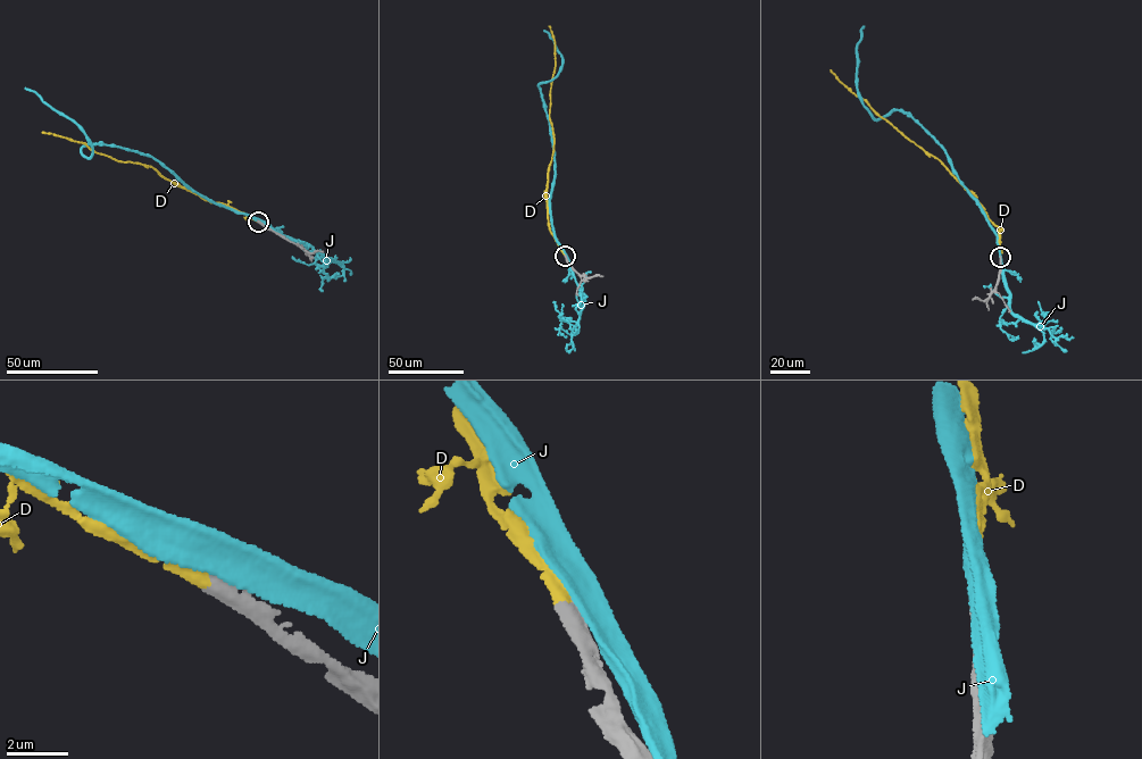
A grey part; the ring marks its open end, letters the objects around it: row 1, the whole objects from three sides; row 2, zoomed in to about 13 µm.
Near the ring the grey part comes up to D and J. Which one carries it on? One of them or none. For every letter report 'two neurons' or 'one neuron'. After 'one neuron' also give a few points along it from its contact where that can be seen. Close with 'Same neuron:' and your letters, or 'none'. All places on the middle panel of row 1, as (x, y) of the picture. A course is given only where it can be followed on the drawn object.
D: one neuron; course (565, 256), (550, 231), (547, 203), (553, 142), (549, 110), (556, 60), (553, 36), (549, 26)
J: two neurons
Same neuron: D

